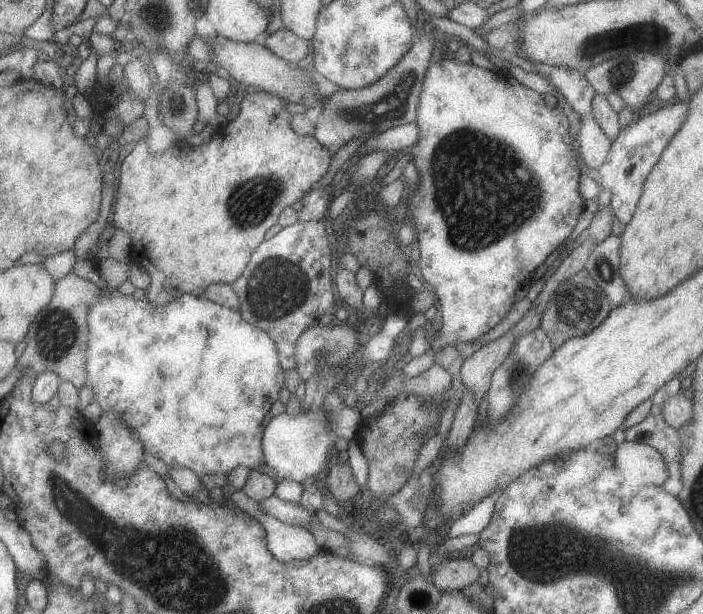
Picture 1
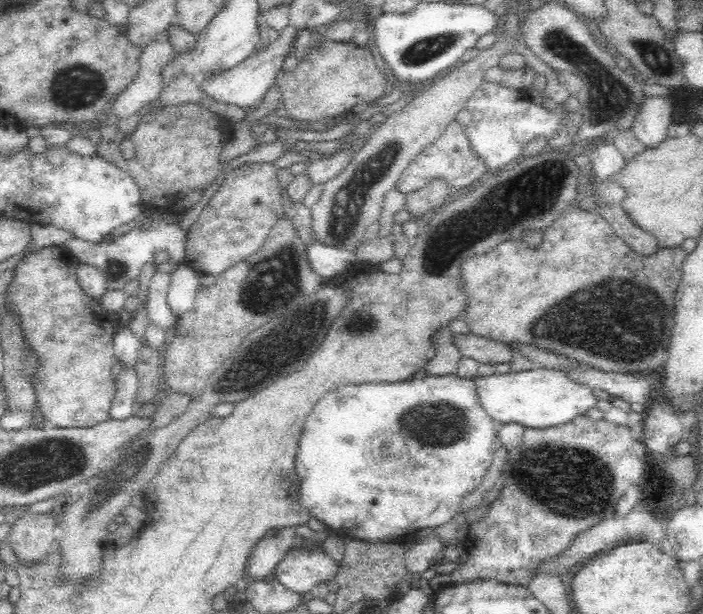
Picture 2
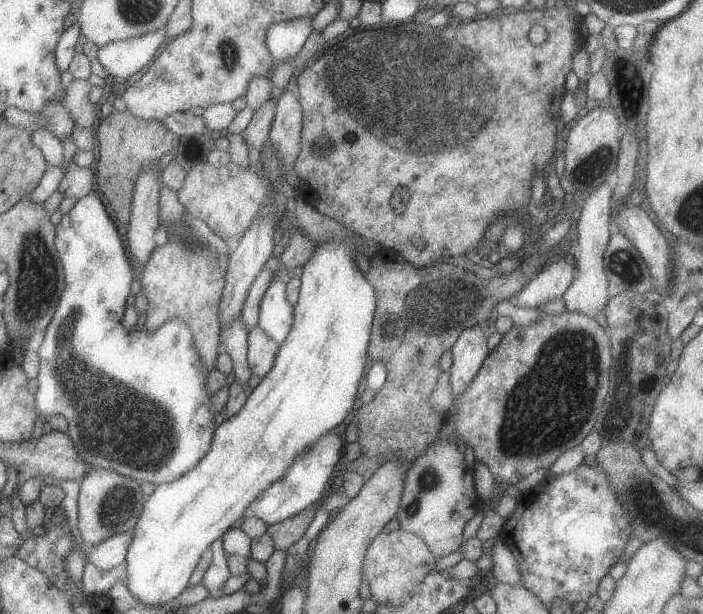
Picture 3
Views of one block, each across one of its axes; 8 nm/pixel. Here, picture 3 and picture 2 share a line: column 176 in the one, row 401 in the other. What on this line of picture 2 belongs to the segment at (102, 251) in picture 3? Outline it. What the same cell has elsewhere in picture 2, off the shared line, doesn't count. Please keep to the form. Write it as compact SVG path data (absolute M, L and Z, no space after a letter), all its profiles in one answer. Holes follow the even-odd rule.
M455 374L443 376L422 376L402 381L371 381L363 384L342 384L334 391L327 393L313 408L306 422L304 438L300 440L300 448L295 456L295 471L300 479L300 501L320 522L328 524L344 537L356 537L365 541L378 540L397 542L402 536L420 530L434 528L448 522L456 516L456 510L462 500L482 484L483 476L490 468L494 451L498 447L497 425L482 406L478 386L473 379L462 378Z

